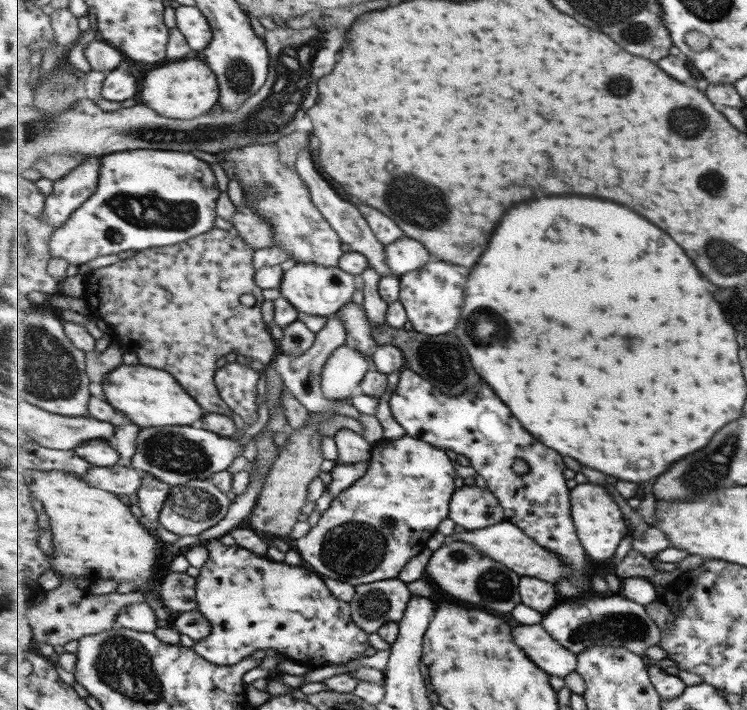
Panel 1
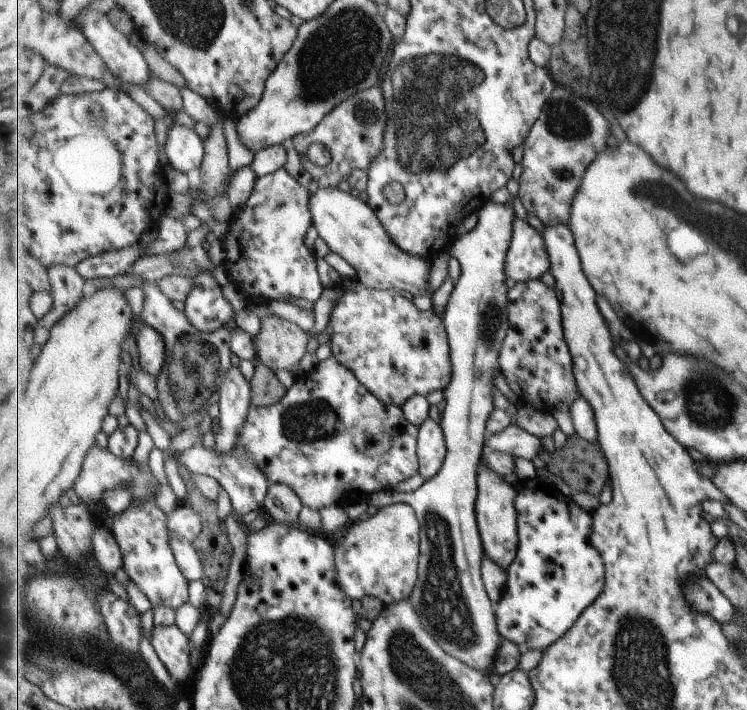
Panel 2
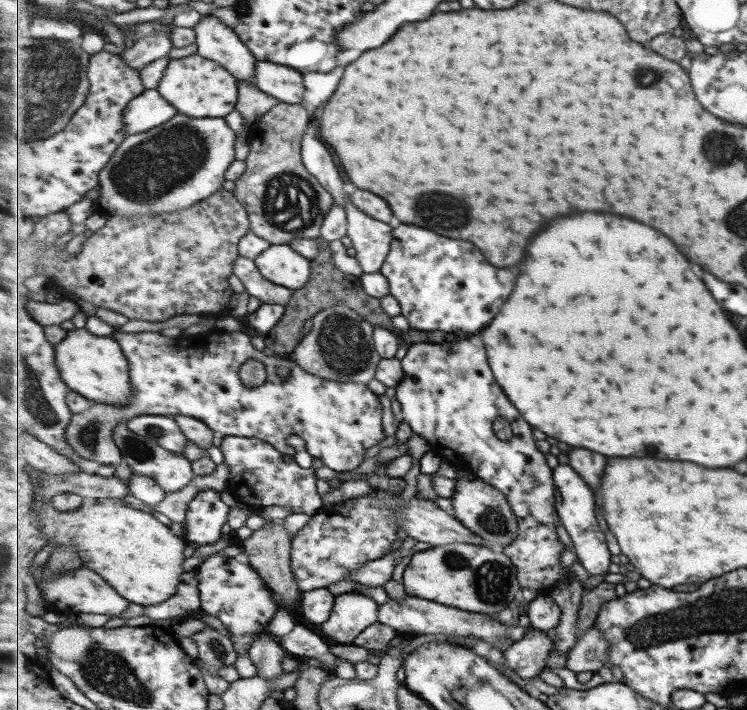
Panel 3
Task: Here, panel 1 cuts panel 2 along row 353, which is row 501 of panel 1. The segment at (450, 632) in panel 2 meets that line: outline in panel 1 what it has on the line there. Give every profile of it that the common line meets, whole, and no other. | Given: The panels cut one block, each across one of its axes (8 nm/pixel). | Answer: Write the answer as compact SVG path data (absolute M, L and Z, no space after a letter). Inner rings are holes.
M487 486L457 489L450 502L450 519L468 530L482 530L507 520L498 496Z

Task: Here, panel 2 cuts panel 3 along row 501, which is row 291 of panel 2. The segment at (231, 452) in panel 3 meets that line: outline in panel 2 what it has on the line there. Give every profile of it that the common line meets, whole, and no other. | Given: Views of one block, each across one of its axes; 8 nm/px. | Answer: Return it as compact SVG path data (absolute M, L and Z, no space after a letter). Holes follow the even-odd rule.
M284 167L273 174L258 177L251 198L242 210L236 212L222 241L223 251L226 253L222 265L224 276L230 279L251 303L257 302L259 296L263 296L267 300L284 302L303 298L315 305L323 296L323 284L319 280L317 257L305 242L305 236L311 226L314 226L314 219L310 208L310 194Z

